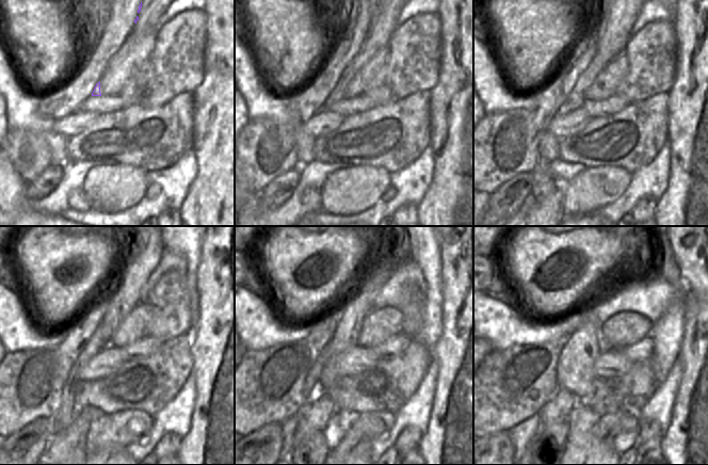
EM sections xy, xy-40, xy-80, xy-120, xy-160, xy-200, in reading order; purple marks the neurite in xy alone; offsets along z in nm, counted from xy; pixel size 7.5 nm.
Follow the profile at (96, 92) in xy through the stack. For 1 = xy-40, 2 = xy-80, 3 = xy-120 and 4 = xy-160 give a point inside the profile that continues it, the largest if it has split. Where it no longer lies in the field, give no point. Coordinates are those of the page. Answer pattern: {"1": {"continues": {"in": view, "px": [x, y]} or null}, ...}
{"1": {"continues": {"in": "xy-40", "px": [386, 9]}}, "2": {"continues": {"in": "xy-80", "px": [624, 9]}}, "3": {"continues": {"in": "xy-120", "px": [147, 249]}}, "4": {"continues": {"in": "xy-160", "px": [387, 250]}}}

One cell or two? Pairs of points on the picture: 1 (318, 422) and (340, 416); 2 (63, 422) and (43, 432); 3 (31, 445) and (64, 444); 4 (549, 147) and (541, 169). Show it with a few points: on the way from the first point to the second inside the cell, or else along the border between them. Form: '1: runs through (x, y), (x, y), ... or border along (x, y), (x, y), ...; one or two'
1: border along (337, 410), (331, 417), (324, 431); two
2: border along (52, 418), (53, 434); two
3: border along (53, 435), (47, 441), (45, 450), (42, 453); two
4: border along (540, 159), (549, 162); two

